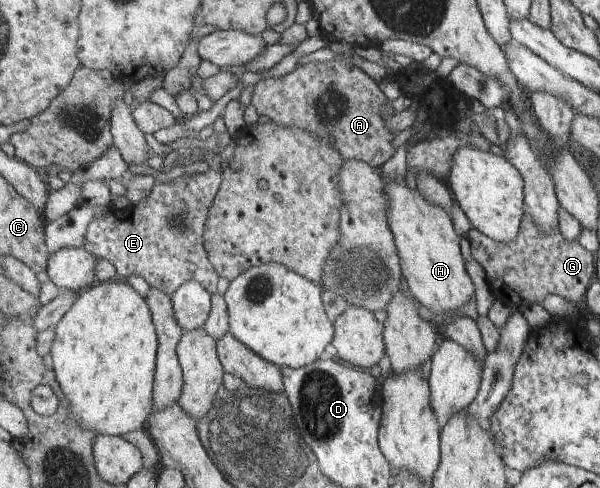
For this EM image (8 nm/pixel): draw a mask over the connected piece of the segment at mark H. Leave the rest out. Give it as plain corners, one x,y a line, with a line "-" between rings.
404,178
399,181
386,180
385,191
389,198
389,223
395,234
409,292
432,311
431,322
438,323
440,330
444,331
450,321
459,317
446,318
444,314
462,308
476,294
474,282
466,272
466,262
460,248
461,236
455,228
453,217
443,206
426,200
418,189
410,188

